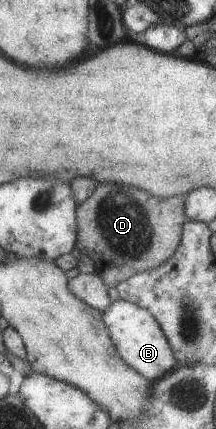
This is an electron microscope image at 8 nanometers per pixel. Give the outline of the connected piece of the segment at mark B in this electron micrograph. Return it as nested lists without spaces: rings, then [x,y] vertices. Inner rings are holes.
[[[114,301],[102,312],[102,321],[110,333],[110,339],[120,359],[144,379],[157,381],[178,367],[172,347],[166,341],[162,327],[158,327],[158,321],[152,317],[150,311],[128,301]]]

